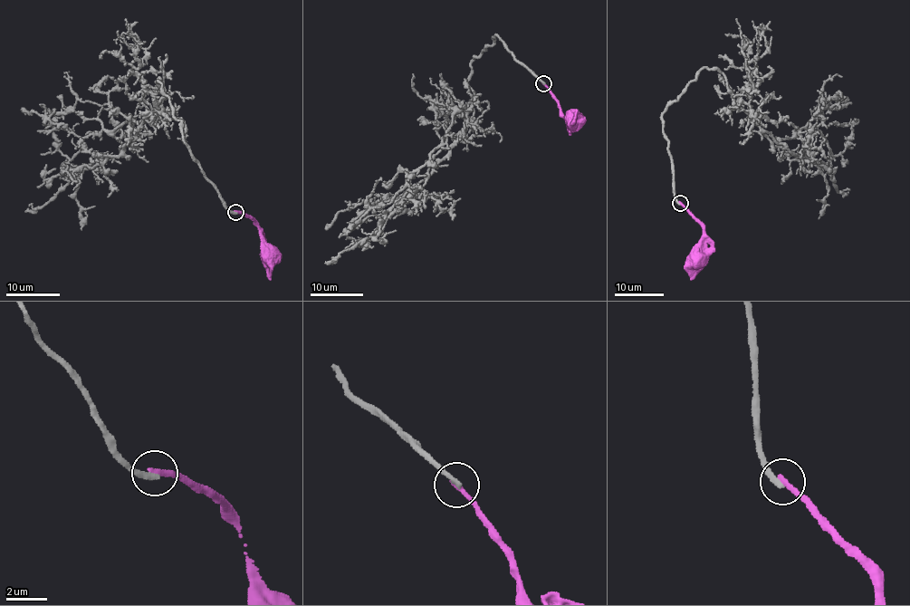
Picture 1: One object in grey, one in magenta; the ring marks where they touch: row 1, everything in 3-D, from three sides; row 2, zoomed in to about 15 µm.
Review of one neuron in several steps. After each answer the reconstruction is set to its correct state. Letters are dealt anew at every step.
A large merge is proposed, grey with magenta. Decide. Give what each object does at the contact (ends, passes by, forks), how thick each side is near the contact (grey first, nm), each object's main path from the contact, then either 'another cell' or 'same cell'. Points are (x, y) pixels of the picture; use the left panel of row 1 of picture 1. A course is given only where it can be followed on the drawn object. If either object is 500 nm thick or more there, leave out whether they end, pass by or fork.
grey ends; magenta ends; calibres 280 and 280 nm; course grey (236, 212), (191, 153), (159, 80), (158, 110), (89, 132), (71, 159), (52, 129), (44, 130), (79, 124); course magenta (236, 212), (257, 224), (260, 236), (272, 250), (270, 254); another cell

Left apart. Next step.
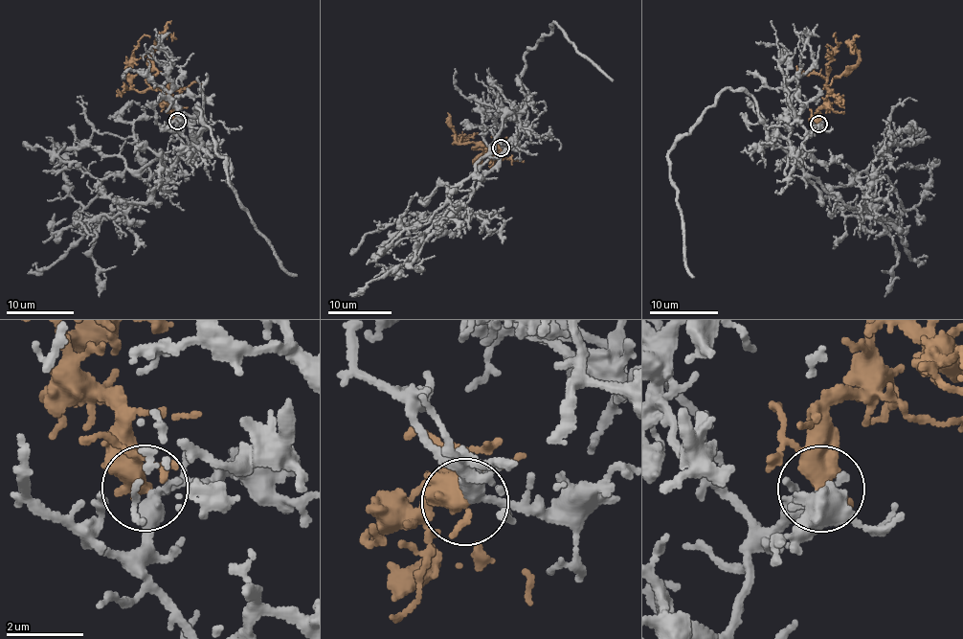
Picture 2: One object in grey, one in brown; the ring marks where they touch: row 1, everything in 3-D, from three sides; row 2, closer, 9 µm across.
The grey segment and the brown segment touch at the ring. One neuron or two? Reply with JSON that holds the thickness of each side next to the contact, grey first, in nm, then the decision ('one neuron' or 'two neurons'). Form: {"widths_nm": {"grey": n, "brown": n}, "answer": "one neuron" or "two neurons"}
{"widths_nm": {"grey": 280, "brown": 600}, "answer": "one neuron"}

